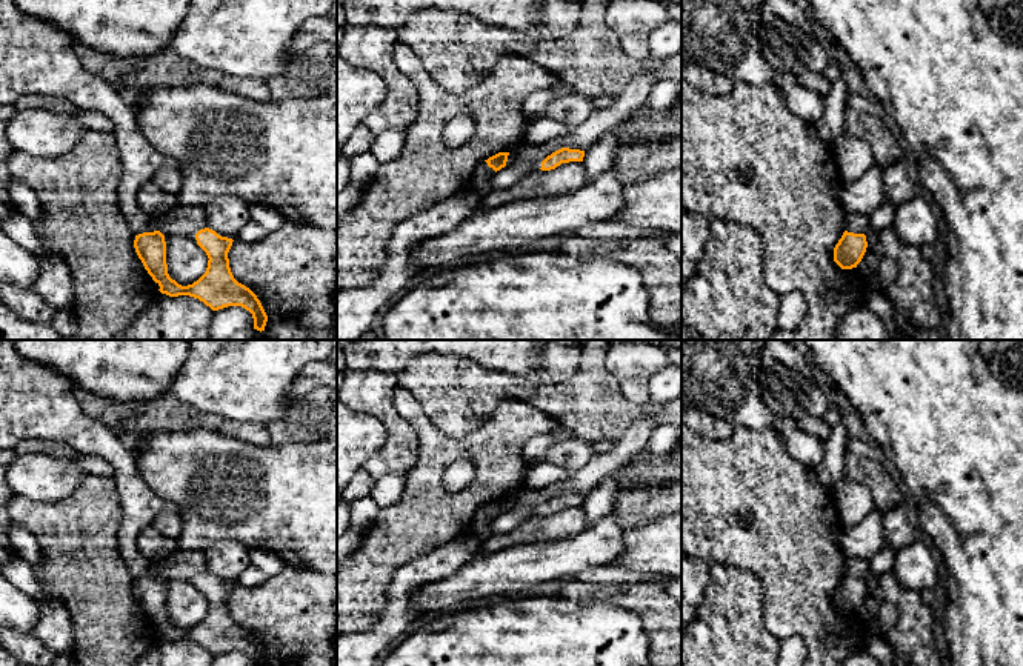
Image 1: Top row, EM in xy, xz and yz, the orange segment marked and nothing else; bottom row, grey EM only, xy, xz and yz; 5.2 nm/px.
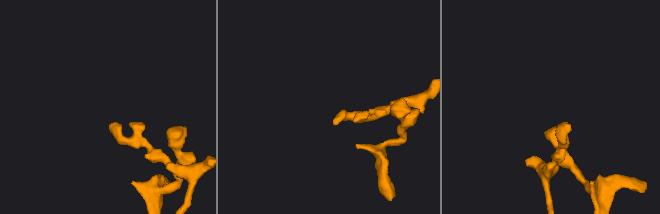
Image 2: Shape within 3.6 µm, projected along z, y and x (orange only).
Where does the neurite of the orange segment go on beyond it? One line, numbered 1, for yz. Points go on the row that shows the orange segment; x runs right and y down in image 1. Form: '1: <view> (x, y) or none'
1: none

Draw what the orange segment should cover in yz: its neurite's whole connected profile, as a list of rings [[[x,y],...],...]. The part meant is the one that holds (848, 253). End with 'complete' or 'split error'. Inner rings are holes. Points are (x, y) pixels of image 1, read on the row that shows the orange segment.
[[[845,231],[834,248],[834,261],[841,269],[852,269],[861,261],[868,248],[865,234],[854,234]]]; complete

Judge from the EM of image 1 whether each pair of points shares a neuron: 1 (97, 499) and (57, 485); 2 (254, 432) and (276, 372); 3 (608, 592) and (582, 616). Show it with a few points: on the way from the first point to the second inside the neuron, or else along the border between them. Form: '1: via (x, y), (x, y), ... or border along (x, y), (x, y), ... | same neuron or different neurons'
1: border along (106, 477), (85, 476), (63, 497), (37, 499) | different neurons
2: border along (223, 419), (266, 426) | different neurons
3: border along (563, 596), (573, 600), (608, 600), (633, 611) | different neurons

